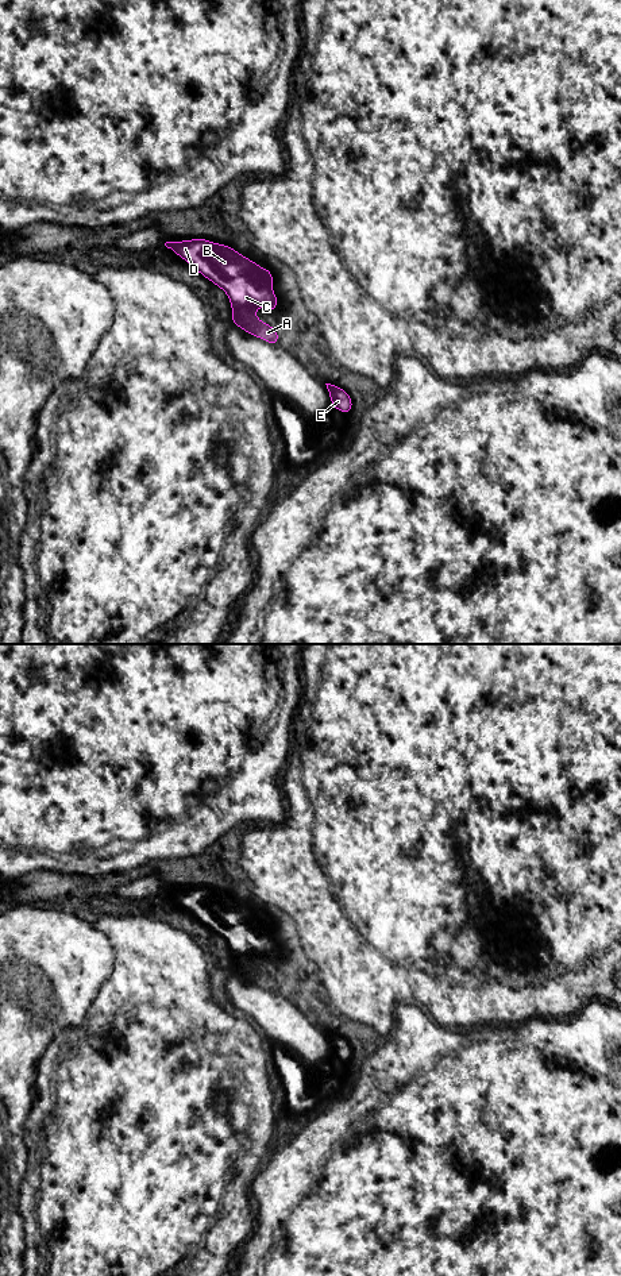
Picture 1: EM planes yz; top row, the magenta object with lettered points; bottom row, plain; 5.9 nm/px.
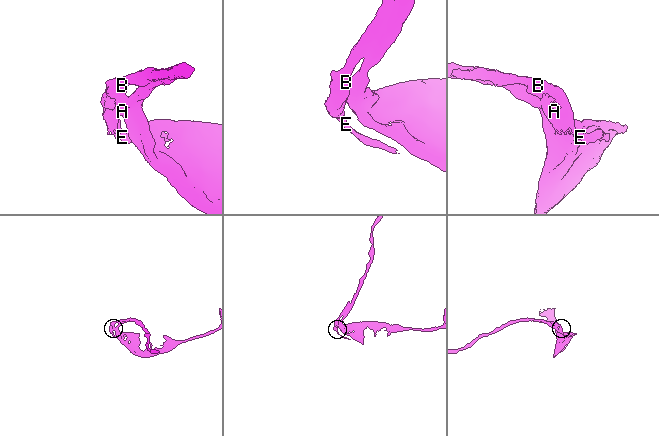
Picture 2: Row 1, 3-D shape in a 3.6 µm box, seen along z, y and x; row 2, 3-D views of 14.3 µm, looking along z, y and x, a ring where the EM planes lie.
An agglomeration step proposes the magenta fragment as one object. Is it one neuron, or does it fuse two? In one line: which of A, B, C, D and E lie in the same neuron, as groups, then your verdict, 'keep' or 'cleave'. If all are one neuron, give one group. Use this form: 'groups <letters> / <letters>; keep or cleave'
groups A / B C D E; cleave

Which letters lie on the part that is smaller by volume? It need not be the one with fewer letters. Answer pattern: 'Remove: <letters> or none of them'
Remove: B, C, D, E

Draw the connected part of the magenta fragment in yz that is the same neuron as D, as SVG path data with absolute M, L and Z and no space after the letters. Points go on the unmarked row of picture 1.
M207 887L166 890L165 894L221 936L231 949L232 961L242 969L248 971L261 955L275 960L278 947L269 917L262 918L232 895Z

